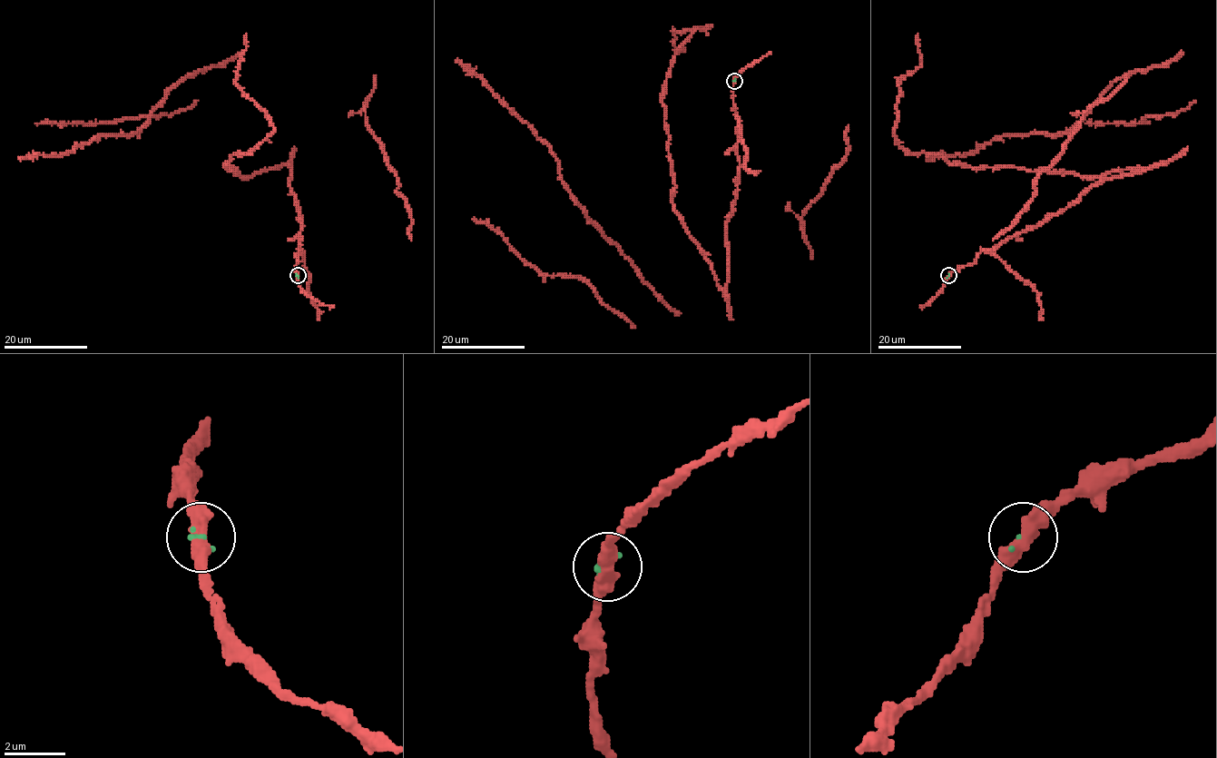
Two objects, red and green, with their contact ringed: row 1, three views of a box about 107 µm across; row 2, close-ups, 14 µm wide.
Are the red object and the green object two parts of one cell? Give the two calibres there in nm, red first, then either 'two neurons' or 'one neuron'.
calibres 440 and 170 nm; two neurons

